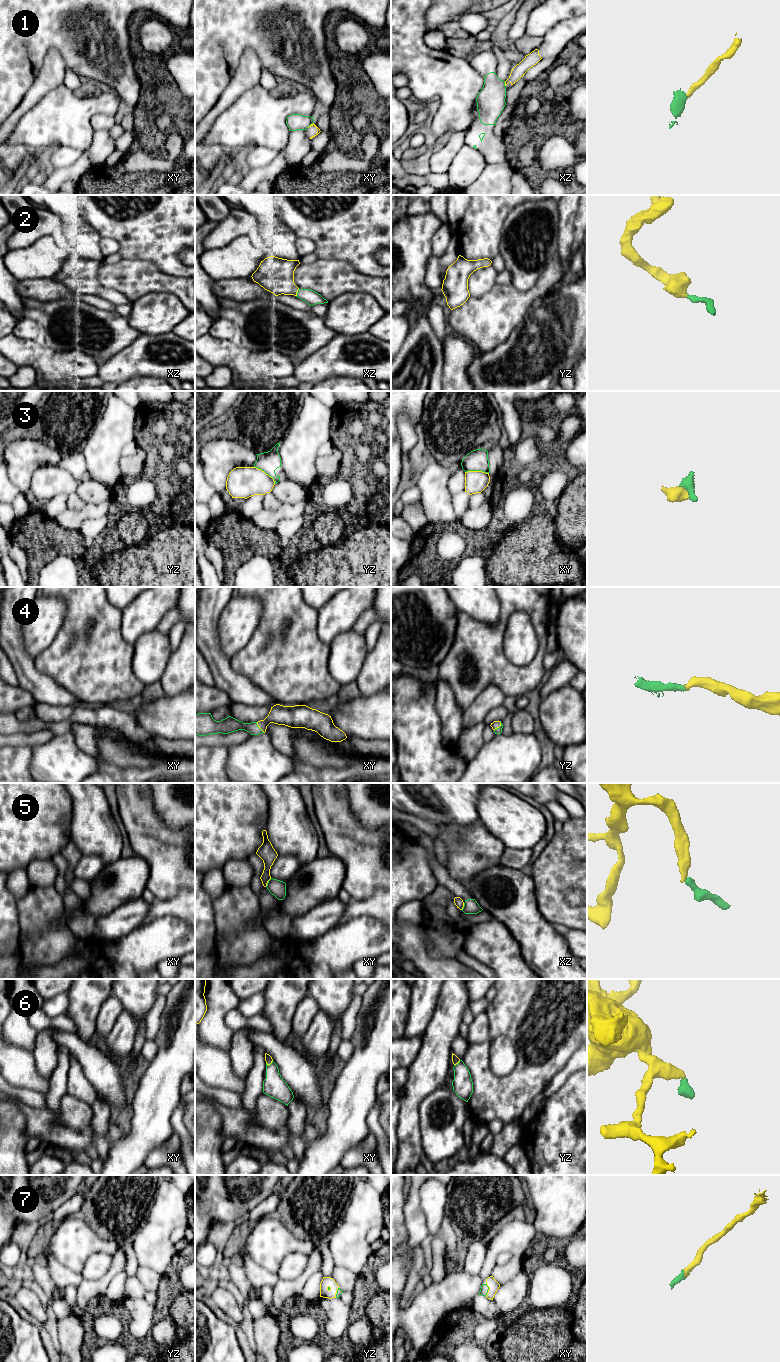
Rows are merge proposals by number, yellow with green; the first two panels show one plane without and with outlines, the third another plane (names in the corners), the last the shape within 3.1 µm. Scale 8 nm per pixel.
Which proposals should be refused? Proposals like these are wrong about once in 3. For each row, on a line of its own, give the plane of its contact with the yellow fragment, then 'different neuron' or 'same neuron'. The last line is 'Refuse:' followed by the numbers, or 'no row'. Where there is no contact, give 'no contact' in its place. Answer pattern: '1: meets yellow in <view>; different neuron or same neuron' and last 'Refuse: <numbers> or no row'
1: meets yellow in xz; different neuron
2: meets yellow in xz; same neuron
3: meets yellow in yz; different neuron
4: meets yellow in xy; same neuron
5: meets yellow in xy; different neuron
6: meets yellow in xy; same neuron
7: meets yellow in xy; same neuron
Refuse: 1, 3, 5

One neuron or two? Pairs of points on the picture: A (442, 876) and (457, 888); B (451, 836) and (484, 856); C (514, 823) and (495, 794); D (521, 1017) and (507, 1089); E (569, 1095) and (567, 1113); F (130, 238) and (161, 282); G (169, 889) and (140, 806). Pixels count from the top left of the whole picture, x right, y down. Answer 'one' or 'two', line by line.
A: one
B: one
C: one
D: one
E: one
F: two
G: one

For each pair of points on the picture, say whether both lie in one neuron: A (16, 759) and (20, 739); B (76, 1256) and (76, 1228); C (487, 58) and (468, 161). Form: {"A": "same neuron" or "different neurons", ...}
{"A": "different neurons", "B": "same neuron", "C": "different neurons"}

